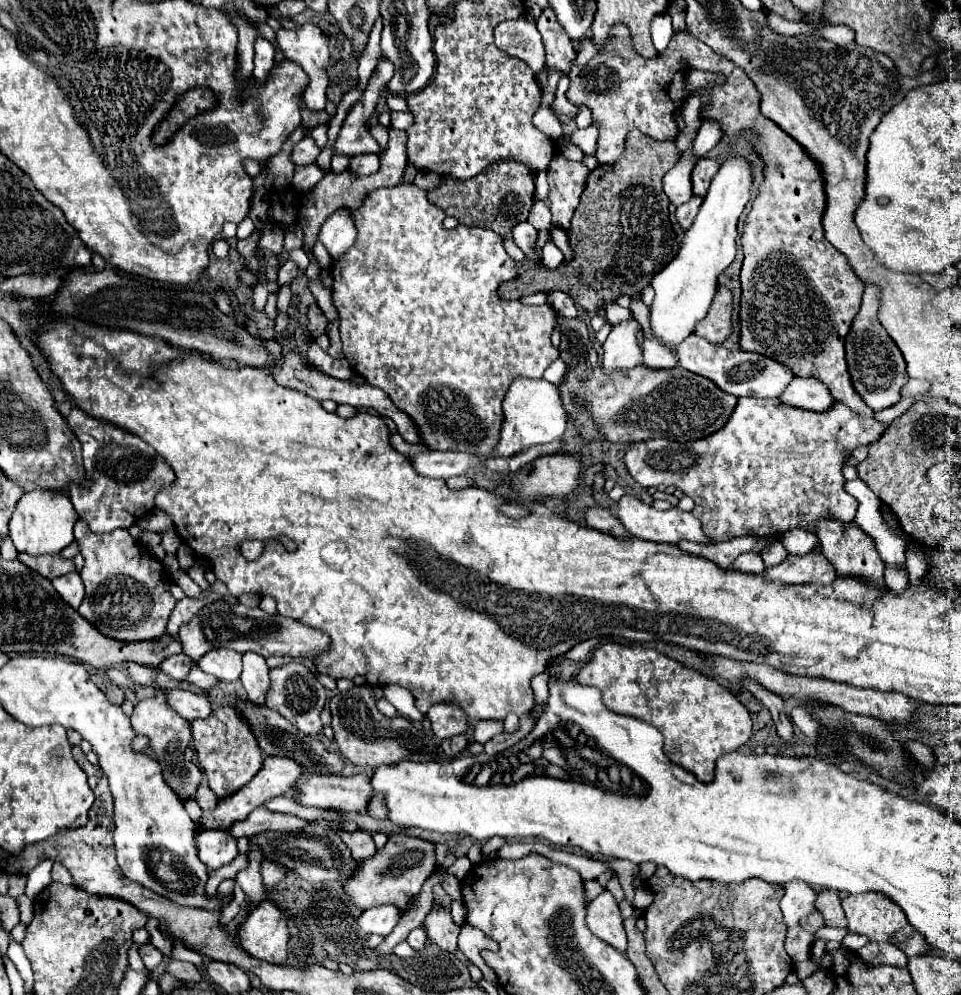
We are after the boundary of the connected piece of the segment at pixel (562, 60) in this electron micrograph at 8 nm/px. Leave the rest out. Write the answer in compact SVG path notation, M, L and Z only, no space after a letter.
M549 8L543 10L543 14L537 18L537 30L543 36L543 44L547 50L547 66L567 74L577 54L575 54L573 42L567 38L567 34L563 34L563 28L559 26L559 22L555 22L553 10Z

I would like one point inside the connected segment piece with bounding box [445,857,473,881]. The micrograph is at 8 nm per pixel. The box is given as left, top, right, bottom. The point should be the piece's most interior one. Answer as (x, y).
(462, 865)

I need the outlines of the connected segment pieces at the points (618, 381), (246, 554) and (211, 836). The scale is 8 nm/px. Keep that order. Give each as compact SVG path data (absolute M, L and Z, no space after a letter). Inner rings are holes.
M557 316L557 324L561 322L561 336L567 338L571 348L567 348L567 356L561 356L569 366L569 374L559 388L561 398L565 402L565 410L569 418L575 420L575 426L579 428L583 440L589 442L597 438L591 418L601 426L605 440L625 444L647 438L689 442L705 438L723 428L723 424L727 424L737 404L737 396L723 392L709 378L703 378L679 366L669 370L637 366L623 374L605 376L597 362L597 352L593 350L593 342L585 322L581 322L579 318L571 320Z
M247 540L239 546L239 554L247 560L251 558L251 554L261 554L261 552L263 552L263 542L259 542L259 540Z
M201 830L197 848L199 860L207 864L207 868L225 866L237 856L235 838L231 838L231 834L223 834L223 830Z

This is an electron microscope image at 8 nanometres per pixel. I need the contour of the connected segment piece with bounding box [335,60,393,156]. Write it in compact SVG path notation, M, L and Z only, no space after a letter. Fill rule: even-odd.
M389 60L377 64L375 74L371 76L363 98L349 110L349 114L341 126L339 138L335 142L335 154L353 156L353 154L363 154L363 152L373 152L373 154L383 152L381 146L377 144L377 140L365 128L365 124L371 118L371 114L377 106L379 94L387 86L391 76L393 76L393 66Z

